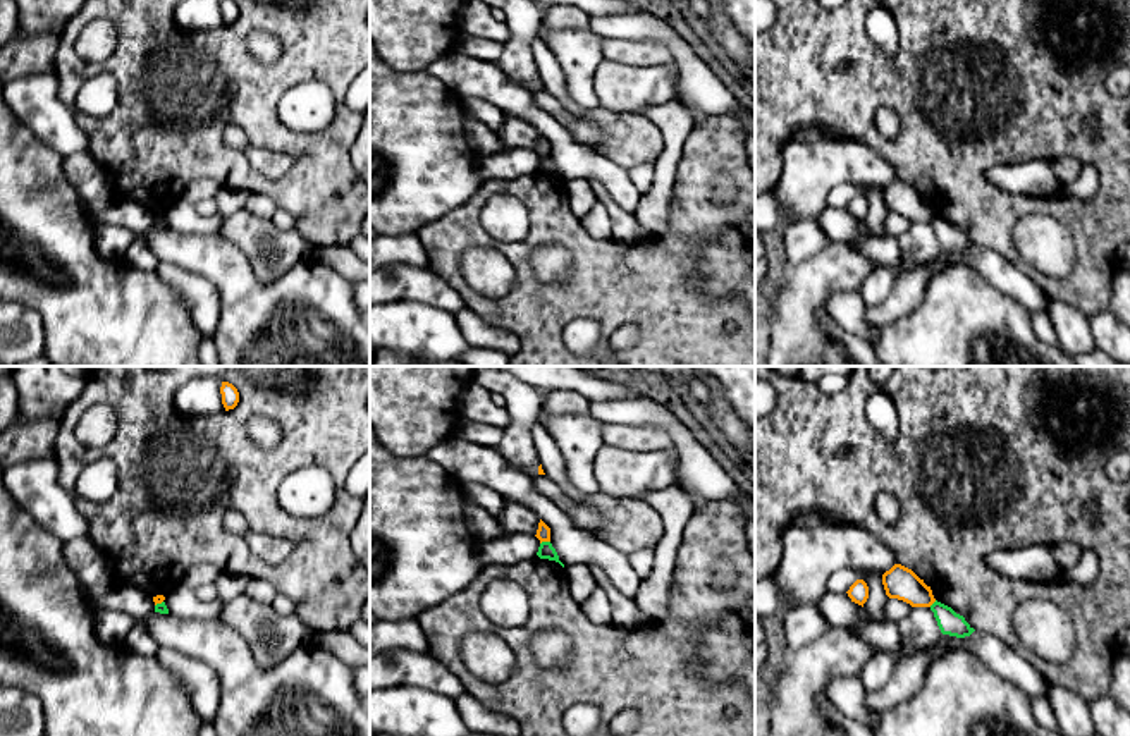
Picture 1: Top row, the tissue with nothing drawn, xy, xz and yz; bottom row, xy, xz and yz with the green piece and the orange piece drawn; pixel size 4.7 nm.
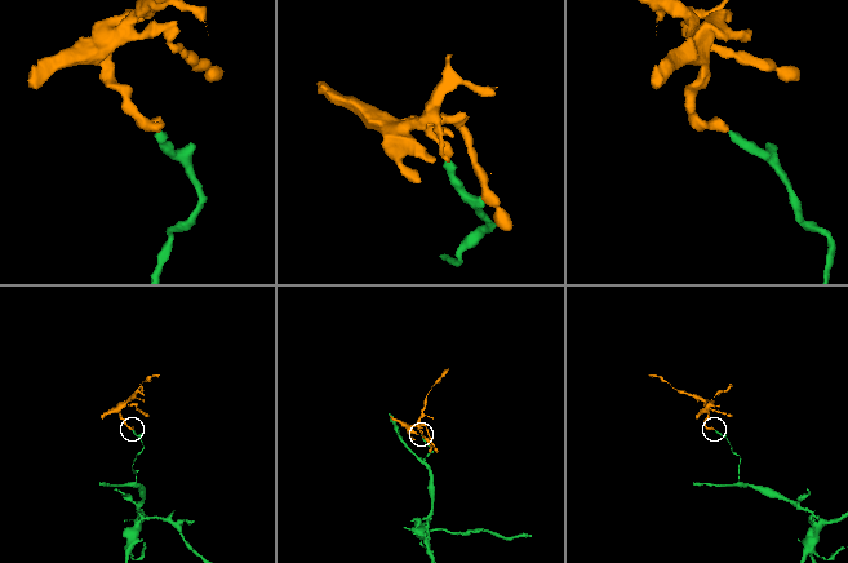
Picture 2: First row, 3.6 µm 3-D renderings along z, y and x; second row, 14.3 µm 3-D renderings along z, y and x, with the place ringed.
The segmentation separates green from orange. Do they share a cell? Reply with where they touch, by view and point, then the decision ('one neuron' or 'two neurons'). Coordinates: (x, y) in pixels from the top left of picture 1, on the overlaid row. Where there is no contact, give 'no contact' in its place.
meets green in xz at (544, 542); two neurons

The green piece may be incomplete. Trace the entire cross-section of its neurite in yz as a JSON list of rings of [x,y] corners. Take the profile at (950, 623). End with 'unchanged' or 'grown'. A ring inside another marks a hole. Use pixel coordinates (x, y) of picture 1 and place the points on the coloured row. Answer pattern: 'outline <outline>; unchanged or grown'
outline [[[937,600],[930,605],[930,610],[934,612],[934,617],[943,635],[965,638],[975,631],[963,616],[956,614],[951,607]]]; unchanged

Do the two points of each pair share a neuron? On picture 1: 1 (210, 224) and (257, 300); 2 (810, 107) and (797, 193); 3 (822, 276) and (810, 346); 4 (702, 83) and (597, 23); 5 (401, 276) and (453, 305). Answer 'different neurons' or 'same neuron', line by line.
1: different neurons
2: different neurons
3: same neuron
4: same neuron
5: same neuron

